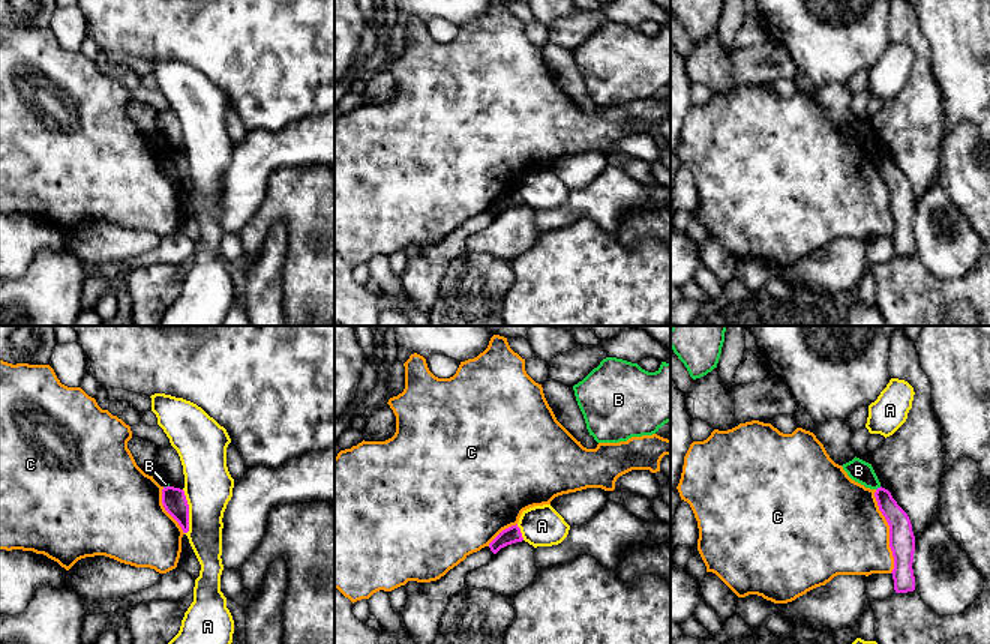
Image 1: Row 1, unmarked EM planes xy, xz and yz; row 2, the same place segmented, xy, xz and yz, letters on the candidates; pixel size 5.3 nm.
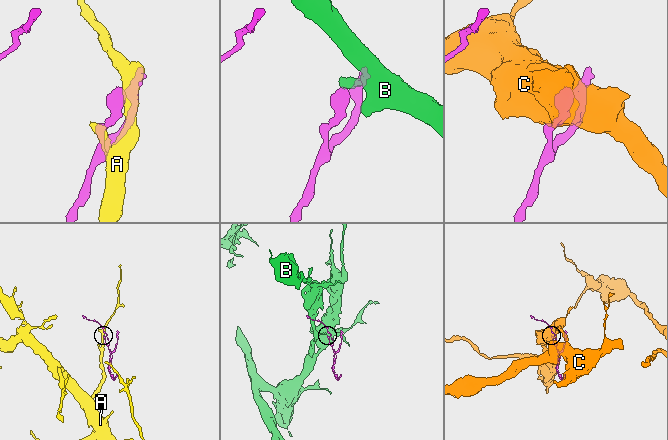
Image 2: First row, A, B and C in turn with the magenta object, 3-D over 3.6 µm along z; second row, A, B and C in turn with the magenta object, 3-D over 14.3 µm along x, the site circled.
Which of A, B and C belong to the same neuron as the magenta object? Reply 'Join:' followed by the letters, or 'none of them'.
Join: none of them

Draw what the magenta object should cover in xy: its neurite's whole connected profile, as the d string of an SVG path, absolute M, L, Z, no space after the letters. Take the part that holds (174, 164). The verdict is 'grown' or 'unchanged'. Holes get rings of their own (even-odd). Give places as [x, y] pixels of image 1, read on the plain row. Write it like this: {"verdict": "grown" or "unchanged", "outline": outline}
{"verdict": "unchanged", "outline": "M164 150L162 168L165 174L178 186L183 197L189 195L189 168L184 155L174 150Z"}

